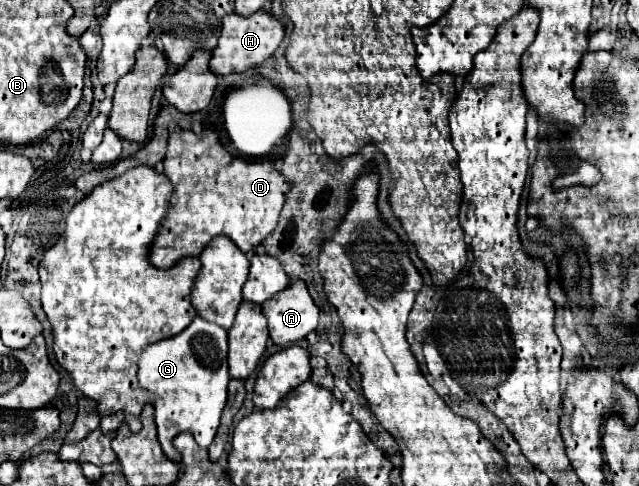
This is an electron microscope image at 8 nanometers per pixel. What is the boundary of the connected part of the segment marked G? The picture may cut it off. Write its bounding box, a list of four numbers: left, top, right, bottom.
[137,316,227,462]

